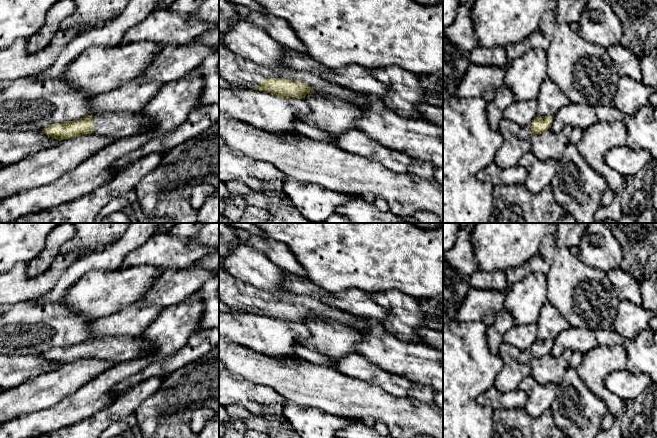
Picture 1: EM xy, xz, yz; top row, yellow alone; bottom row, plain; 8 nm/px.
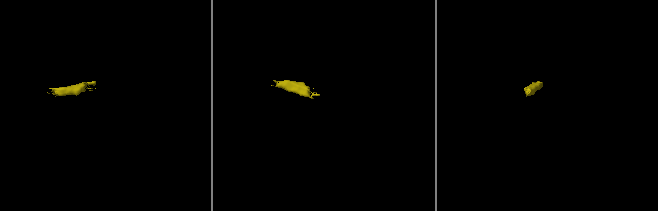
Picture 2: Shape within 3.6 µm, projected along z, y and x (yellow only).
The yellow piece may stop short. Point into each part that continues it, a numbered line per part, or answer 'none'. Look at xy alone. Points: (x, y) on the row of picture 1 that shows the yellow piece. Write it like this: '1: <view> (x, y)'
1: xy (117, 125)

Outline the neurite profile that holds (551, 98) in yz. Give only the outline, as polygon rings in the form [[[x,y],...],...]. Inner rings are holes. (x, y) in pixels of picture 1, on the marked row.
[[[549,77],[544,79],[536,98],[538,116],[555,116],[563,107],[570,104],[564,91]]]

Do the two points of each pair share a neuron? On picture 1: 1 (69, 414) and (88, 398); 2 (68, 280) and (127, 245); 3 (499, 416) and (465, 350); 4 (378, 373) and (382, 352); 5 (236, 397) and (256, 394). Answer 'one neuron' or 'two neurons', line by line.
1: one neuron
2: one neuron
3: two neurons
4: two neurons
5: one neuron

